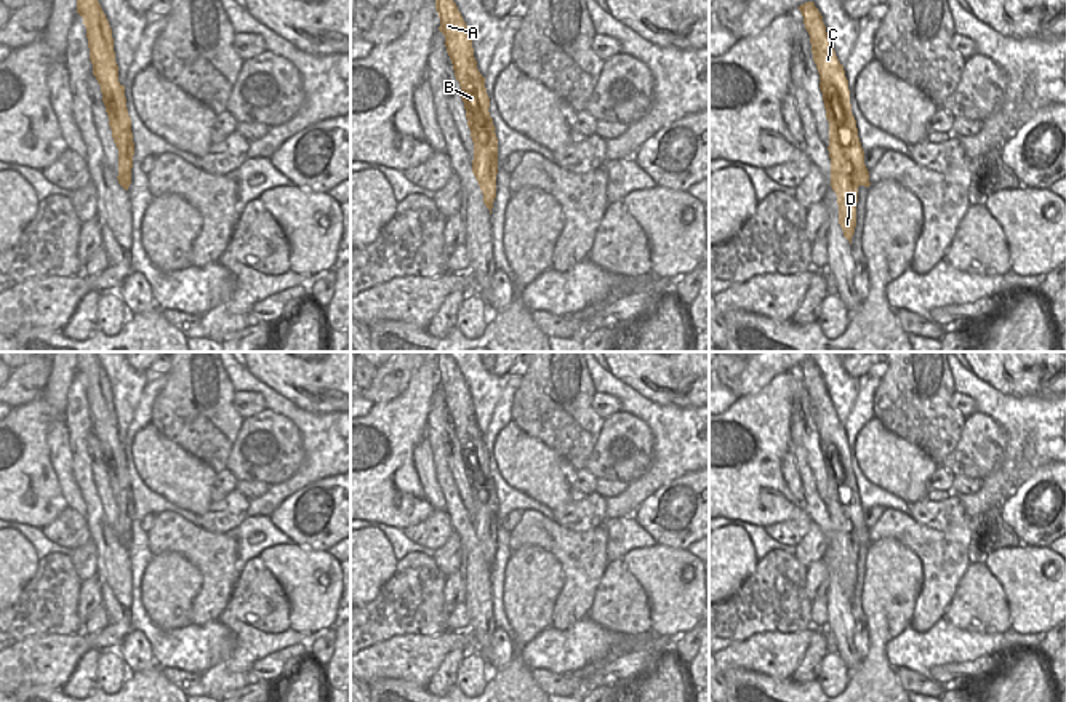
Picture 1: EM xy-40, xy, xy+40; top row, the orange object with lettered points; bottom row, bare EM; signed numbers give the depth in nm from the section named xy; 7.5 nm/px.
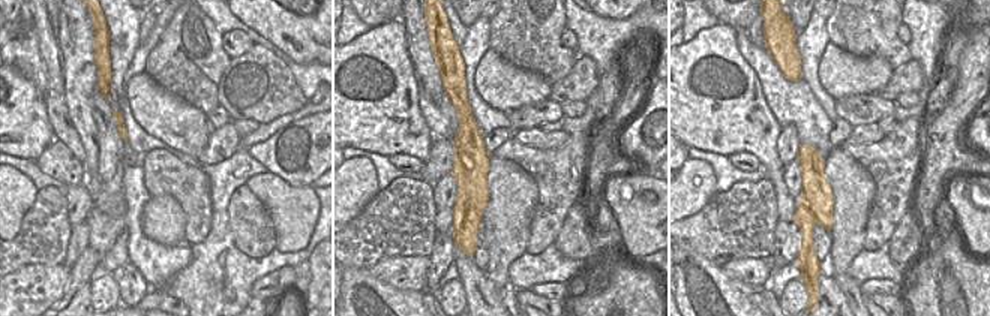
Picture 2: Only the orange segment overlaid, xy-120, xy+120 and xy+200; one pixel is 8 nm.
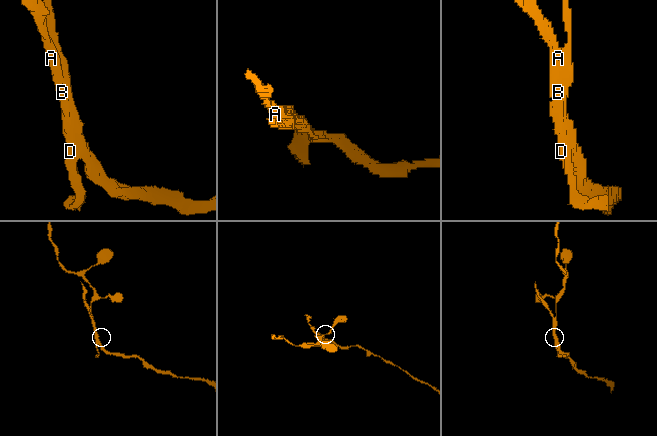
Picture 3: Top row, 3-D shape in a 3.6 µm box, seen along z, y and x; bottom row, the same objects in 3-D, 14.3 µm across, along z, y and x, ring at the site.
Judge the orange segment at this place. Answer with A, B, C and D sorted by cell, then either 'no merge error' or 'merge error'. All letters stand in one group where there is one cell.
A B D / C | merge error

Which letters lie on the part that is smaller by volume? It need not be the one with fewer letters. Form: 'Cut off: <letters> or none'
Cut off: A, B, D

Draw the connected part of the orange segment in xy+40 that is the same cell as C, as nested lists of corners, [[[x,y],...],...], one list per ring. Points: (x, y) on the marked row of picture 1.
[[[829,37],[816,42],[812,48],[812,53],[820,74],[820,80],[831,83],[839,93],[839,110],[845,114],[845,125],[852,128],[853,138],[853,144],[848,149],[848,154],[861,173],[861,185],[869,187],[869,171],[864,165],[864,160],[860,158],[861,150],[858,147],[858,128],[852,114],[850,90],[844,66],[839,62]]]

